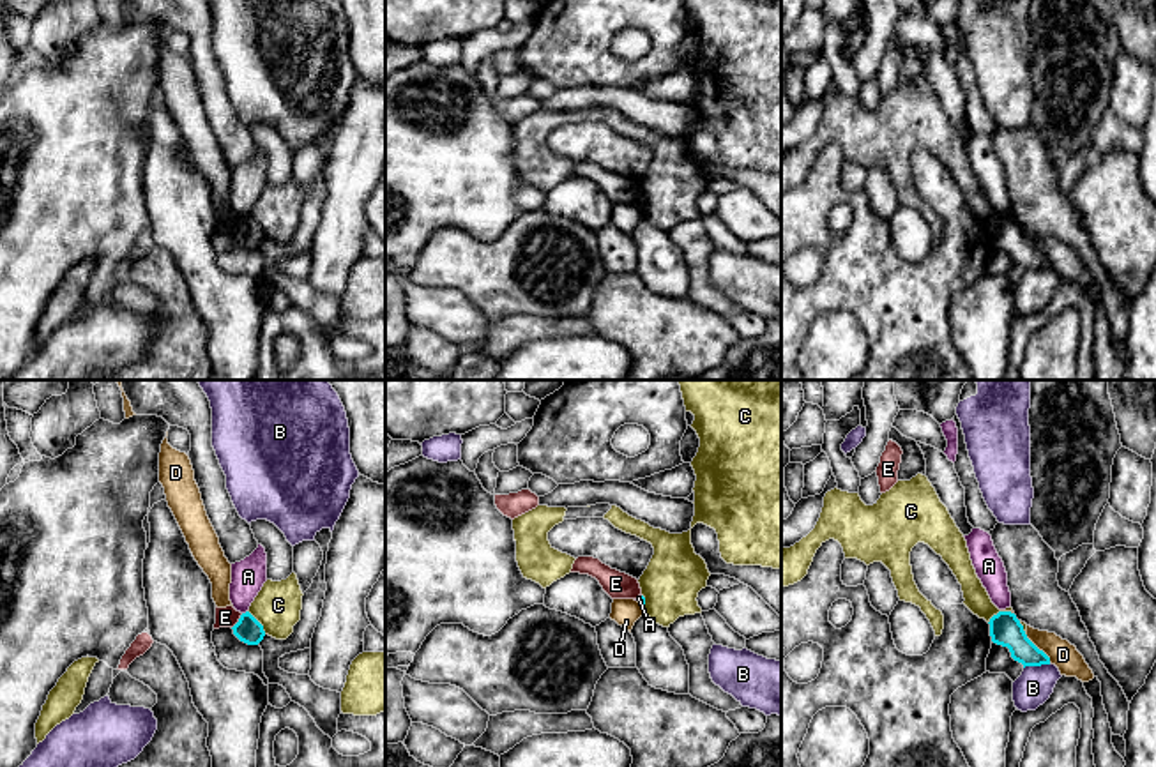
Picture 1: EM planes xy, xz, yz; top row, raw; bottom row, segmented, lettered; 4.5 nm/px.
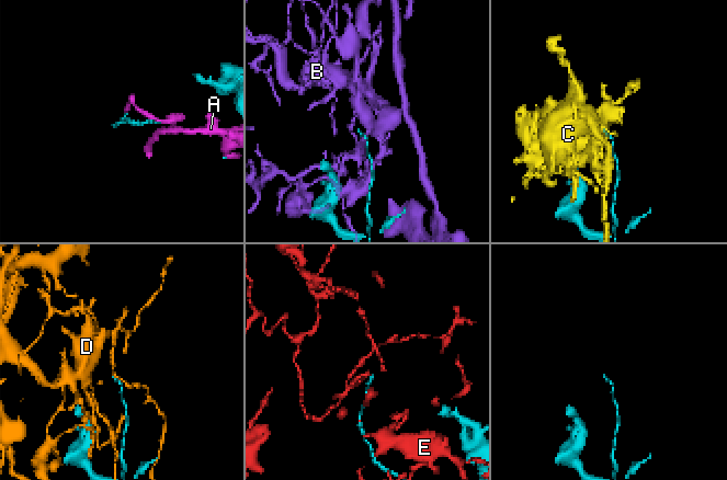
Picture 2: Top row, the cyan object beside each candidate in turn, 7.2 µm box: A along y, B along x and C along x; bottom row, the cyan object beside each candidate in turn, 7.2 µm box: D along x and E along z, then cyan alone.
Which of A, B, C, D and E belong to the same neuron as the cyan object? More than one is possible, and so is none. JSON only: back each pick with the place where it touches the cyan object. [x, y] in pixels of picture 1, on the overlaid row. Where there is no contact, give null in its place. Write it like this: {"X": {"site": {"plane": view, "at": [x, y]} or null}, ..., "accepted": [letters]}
{"accepted": []}

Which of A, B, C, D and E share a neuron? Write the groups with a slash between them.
A / B / C / D / E

